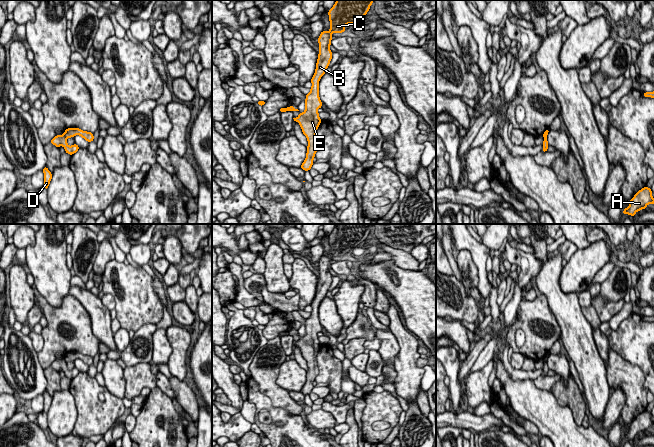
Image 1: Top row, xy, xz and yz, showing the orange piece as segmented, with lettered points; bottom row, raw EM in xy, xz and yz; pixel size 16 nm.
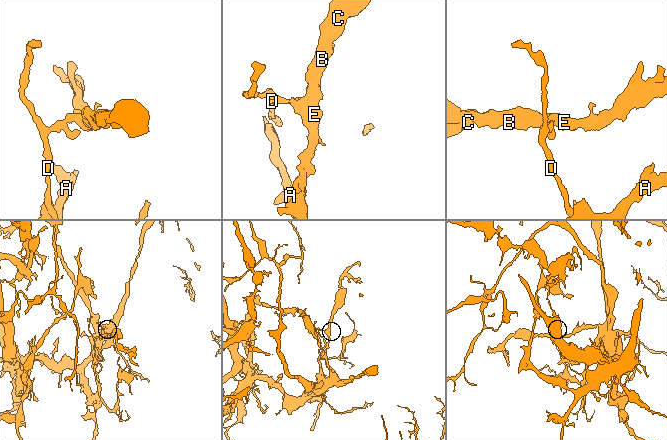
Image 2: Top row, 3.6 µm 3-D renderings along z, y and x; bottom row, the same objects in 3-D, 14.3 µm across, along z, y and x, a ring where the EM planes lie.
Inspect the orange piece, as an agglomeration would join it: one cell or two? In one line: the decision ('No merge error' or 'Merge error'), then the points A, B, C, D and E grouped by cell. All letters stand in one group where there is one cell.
Merge error. Groups: A B C E / D

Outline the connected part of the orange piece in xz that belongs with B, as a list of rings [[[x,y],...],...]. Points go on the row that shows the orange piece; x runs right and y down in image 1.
[[[336,0],[333,7],[328,11],[330,29],[328,32],[322,31],[318,38],[319,54],[316,63],[315,73],[311,79],[312,87],[306,94],[305,111],[299,112],[299,116],[293,118],[300,124],[303,134],[308,141],[307,153],[301,169],[309,171],[314,164],[316,152],[319,150],[316,132],[321,123],[317,110],[322,107],[322,101],[319,97],[319,81],[326,73],[332,59],[330,50],[332,34],[342,33],[346,30],[347,24],[358,23],[369,11],[373,0]]]

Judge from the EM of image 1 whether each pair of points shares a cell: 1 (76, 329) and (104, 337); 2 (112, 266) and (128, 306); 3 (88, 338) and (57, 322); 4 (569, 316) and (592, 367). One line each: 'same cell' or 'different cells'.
1: different cells
2: same cell
3: same cell
4: same cell

